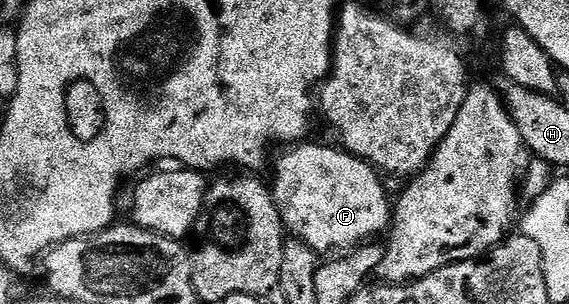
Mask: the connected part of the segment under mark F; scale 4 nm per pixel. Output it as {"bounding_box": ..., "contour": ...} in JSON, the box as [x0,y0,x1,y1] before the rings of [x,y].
{"bounding_box":[270,143,390,254],"contour":[[[308,143],[281,151],[284,153],[277,158],[276,173],[270,179],[272,200],[285,229],[316,254],[335,248],[352,250],[380,231],[381,235],[390,224],[390,200],[388,204],[377,169],[339,147]]]}

